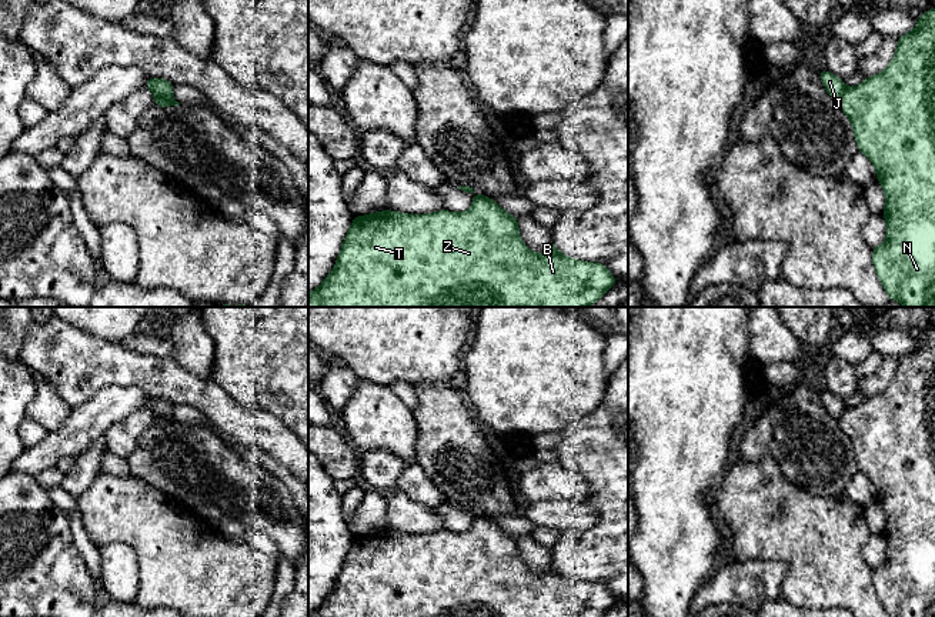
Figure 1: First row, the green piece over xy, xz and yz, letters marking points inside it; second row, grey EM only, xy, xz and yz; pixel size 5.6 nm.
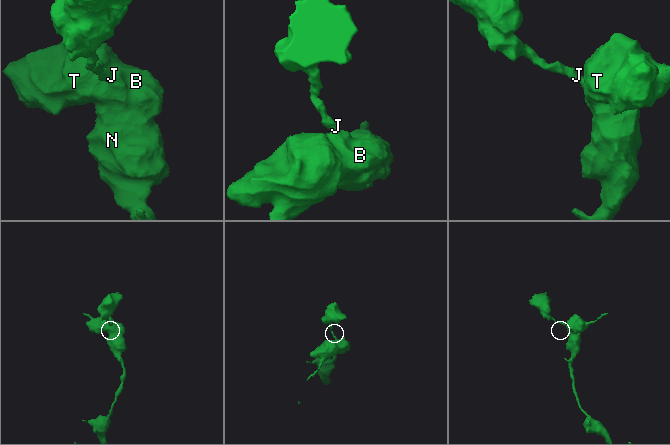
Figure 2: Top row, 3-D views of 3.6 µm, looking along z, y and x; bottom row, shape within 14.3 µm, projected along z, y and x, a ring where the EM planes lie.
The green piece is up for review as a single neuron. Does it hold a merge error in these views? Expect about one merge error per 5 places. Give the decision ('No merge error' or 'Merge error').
Merge error

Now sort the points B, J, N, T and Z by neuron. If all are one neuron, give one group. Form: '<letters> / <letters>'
B N T Z / J

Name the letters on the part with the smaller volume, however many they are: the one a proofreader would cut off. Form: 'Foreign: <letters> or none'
Foreign: J

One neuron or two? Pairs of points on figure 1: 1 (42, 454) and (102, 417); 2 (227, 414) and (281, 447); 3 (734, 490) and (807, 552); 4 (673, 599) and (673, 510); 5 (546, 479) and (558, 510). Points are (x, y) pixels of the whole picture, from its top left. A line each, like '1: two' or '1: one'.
1: one
2: one
3: one
4: one
5: two

